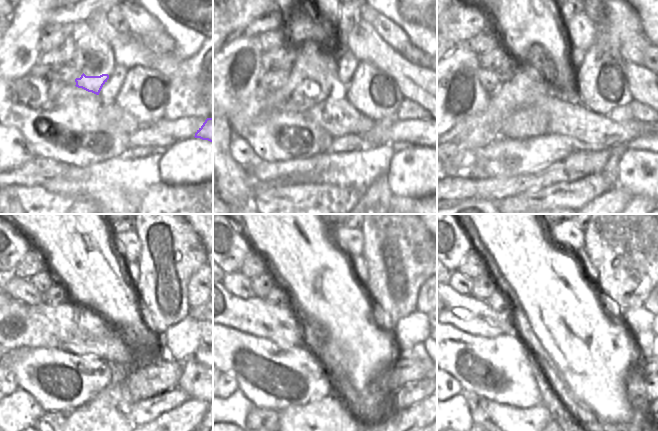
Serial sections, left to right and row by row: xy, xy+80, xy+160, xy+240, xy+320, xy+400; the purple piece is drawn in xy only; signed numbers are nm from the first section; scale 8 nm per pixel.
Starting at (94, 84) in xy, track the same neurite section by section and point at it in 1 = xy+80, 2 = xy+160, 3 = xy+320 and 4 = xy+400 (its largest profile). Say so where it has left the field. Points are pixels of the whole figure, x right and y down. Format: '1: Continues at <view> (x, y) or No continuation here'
1: Continues at xy+80 (312, 90)
2: Continues at xy+160 (589, 131)
3: Continues at xy+320 (279, 324)
4: Continues at xy+400 (474, 316).

